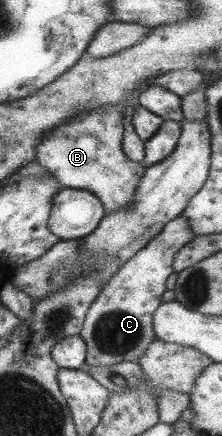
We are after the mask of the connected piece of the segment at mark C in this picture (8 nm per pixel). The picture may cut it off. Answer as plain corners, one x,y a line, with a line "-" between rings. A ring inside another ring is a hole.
176,216
111,275
110,281
101,287
96,300
88,308
79,333
85,344
83,368
86,365
136,362
148,345
155,341
152,315
161,305
166,277
172,275
172,262
176,253
194,236
185,217

